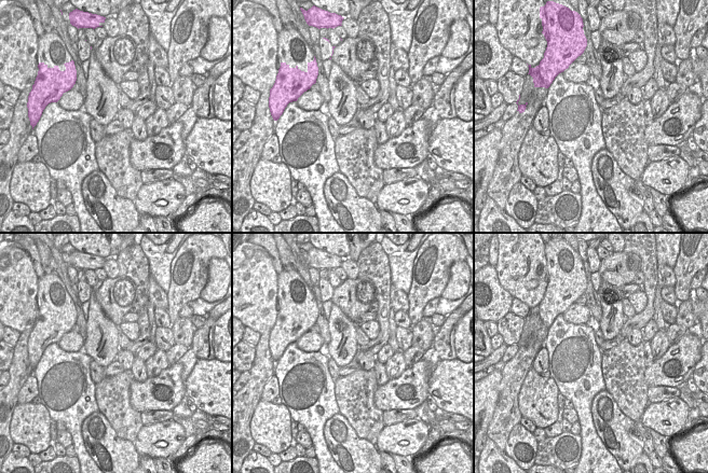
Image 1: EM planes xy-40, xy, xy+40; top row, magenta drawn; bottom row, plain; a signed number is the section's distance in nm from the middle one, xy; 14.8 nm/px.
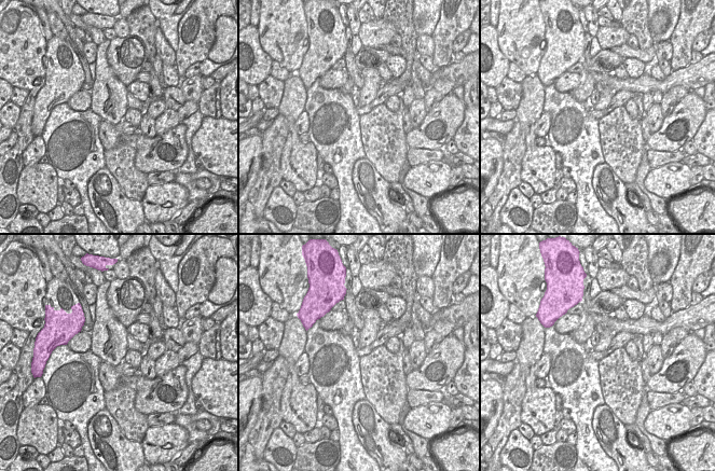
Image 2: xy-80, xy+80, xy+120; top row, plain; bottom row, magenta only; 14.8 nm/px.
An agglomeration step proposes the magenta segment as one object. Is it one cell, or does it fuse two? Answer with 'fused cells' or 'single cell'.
single cell

